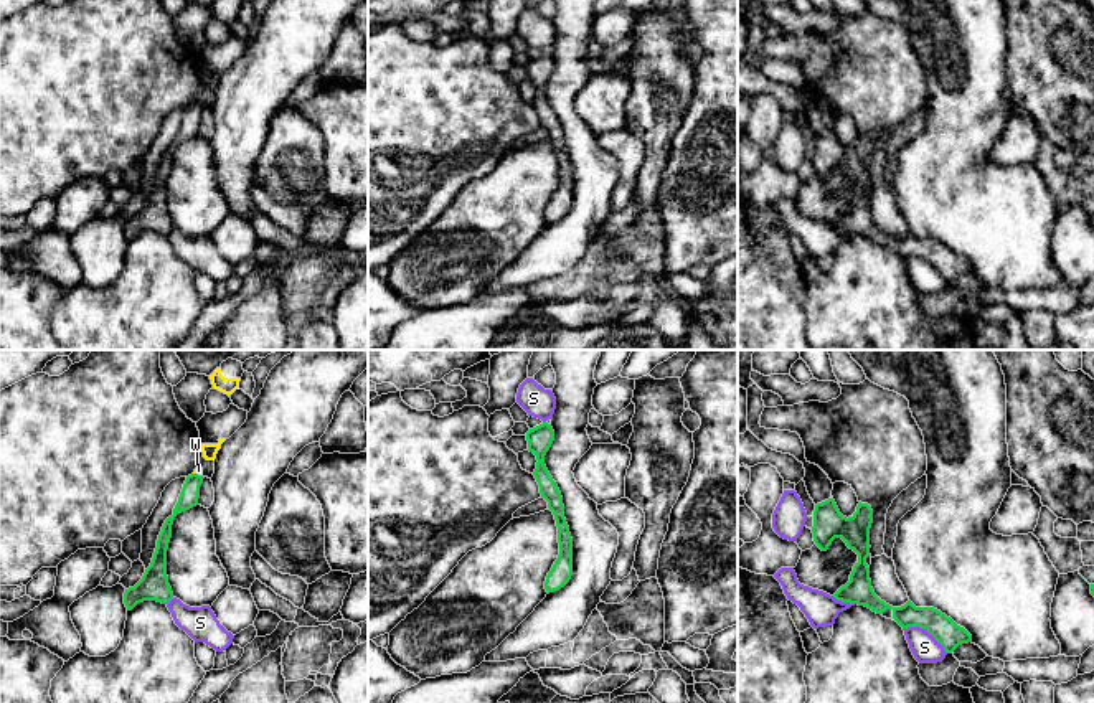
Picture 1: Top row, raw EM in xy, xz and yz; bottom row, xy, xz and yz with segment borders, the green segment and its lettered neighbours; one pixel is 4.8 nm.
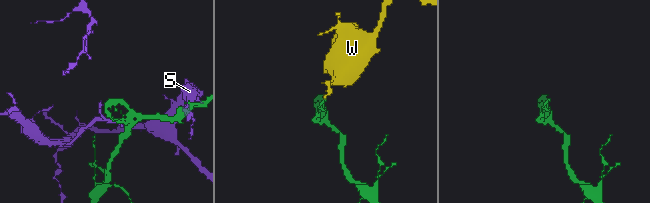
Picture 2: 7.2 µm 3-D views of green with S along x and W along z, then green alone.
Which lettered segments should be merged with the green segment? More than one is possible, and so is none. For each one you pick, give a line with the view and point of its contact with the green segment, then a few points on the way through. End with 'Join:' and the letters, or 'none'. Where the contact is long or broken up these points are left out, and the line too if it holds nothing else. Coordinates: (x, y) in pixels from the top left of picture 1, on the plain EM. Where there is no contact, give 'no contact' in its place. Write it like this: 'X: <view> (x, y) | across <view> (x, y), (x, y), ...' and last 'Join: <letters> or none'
Join: none

